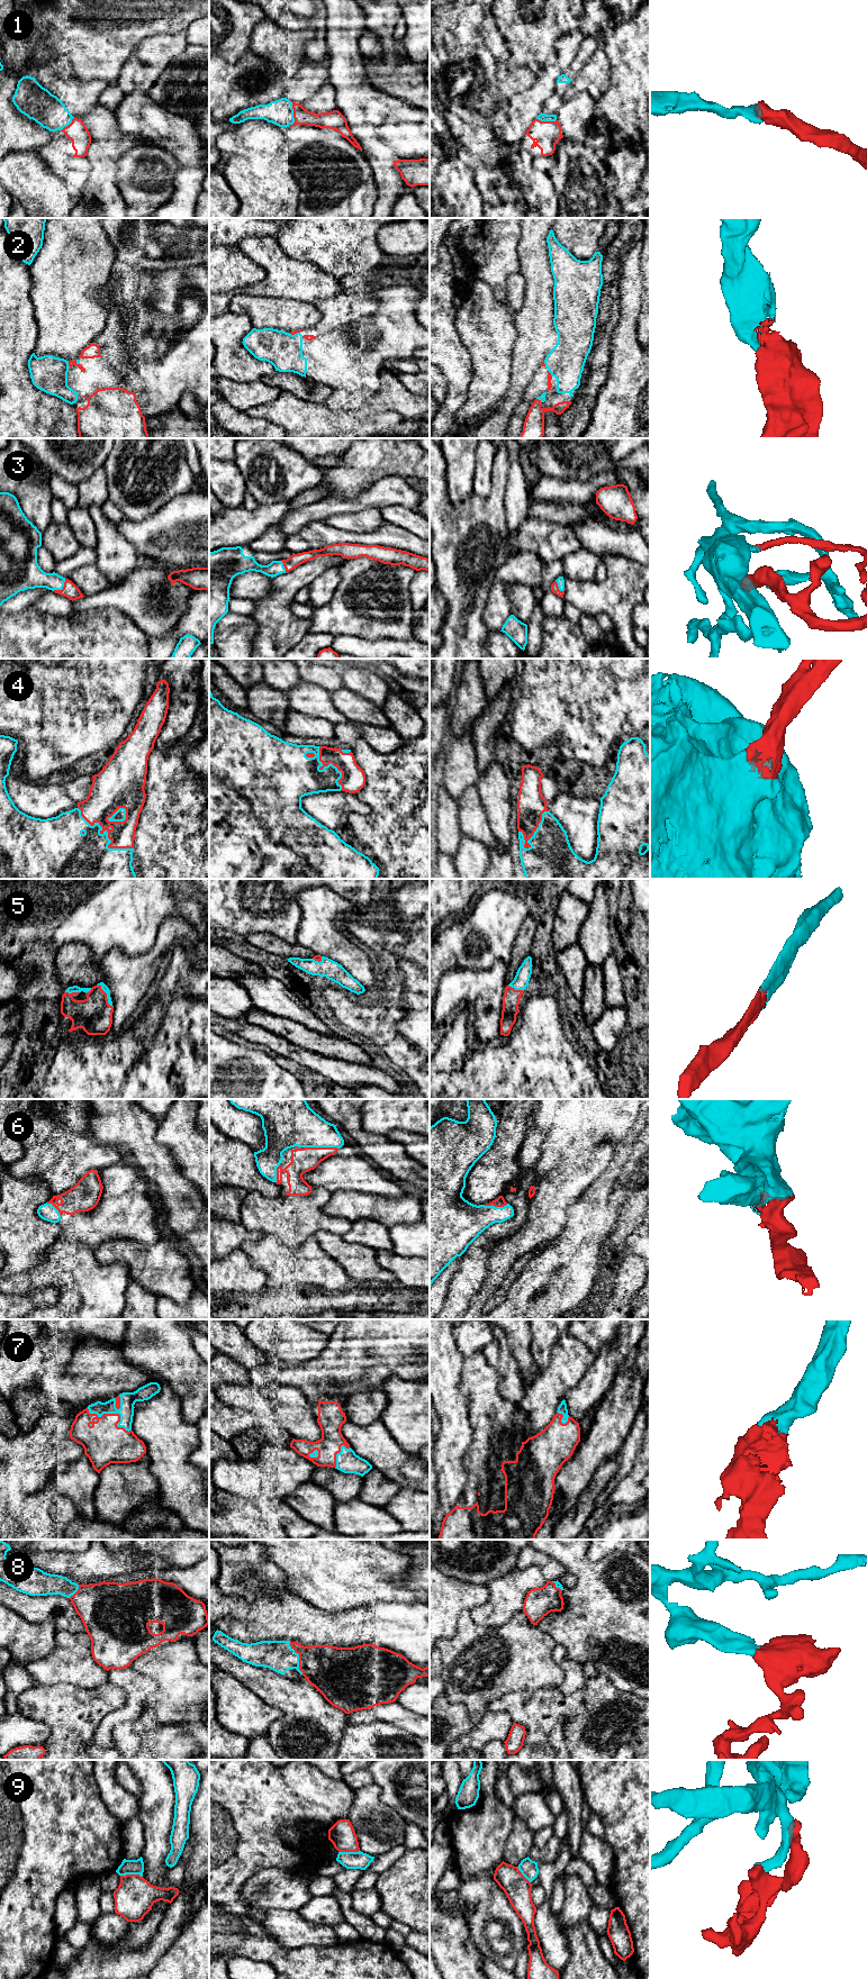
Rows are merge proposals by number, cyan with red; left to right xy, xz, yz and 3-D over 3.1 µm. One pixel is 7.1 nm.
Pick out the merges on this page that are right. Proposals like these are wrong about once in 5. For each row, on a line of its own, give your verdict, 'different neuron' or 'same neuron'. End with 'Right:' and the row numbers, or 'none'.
1: same neuron
2: same neuron
3: same neuron
4: same neuron
5: same neuron
6: same neuron
7: same neuron
8: same neuron
9: different neuron
Right: 1, 2, 3, 4, 5, 6, 7, 8

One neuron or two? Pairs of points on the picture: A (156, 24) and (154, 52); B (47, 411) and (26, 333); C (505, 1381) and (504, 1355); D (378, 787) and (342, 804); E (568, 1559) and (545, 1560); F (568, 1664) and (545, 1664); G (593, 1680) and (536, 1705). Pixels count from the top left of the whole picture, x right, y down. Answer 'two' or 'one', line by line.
A: two
B: one
C: one
D: two
E: two
F: two
G: one

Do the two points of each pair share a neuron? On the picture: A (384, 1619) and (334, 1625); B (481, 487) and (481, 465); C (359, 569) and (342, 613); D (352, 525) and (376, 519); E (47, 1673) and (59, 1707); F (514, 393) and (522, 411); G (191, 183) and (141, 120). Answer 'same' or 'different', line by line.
A: same
B: same
C: same
D: same
E: different
F: different
G: same

